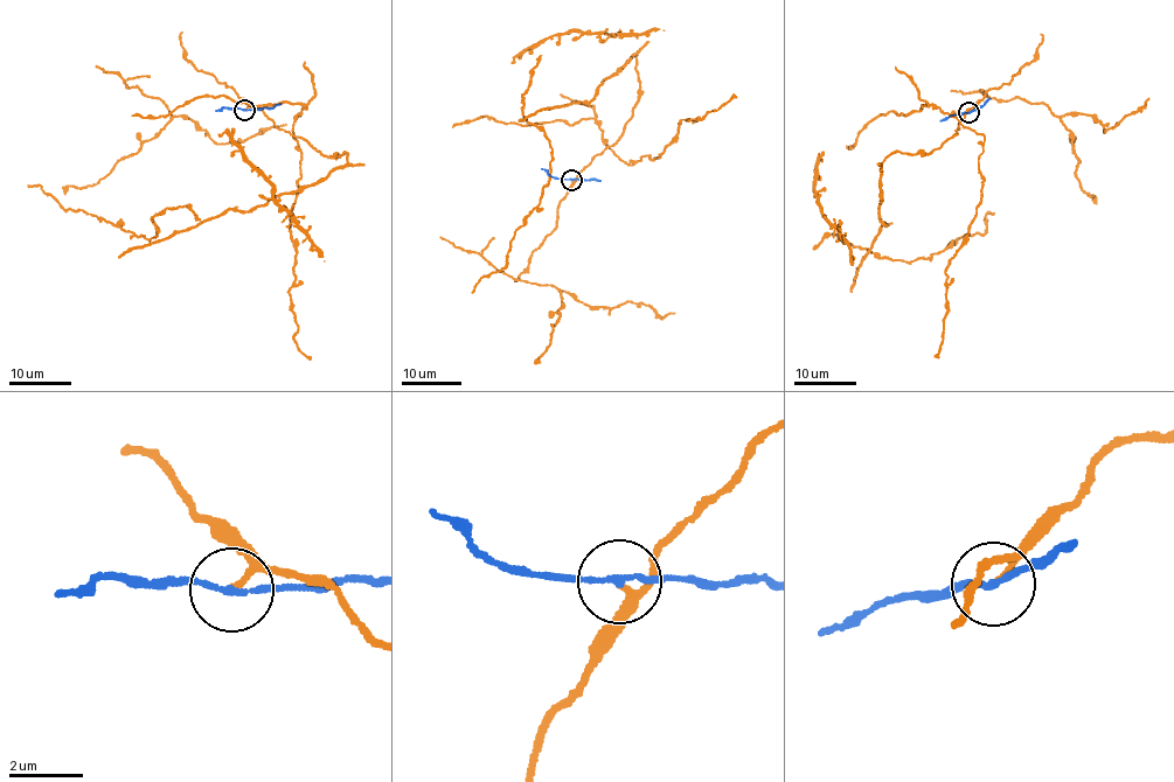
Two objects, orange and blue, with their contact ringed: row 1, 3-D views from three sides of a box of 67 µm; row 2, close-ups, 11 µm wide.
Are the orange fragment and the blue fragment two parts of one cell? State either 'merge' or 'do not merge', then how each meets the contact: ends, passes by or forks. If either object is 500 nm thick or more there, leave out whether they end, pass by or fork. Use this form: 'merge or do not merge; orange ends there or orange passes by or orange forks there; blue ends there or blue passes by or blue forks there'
do not merge; orange ends there; blue passes by

